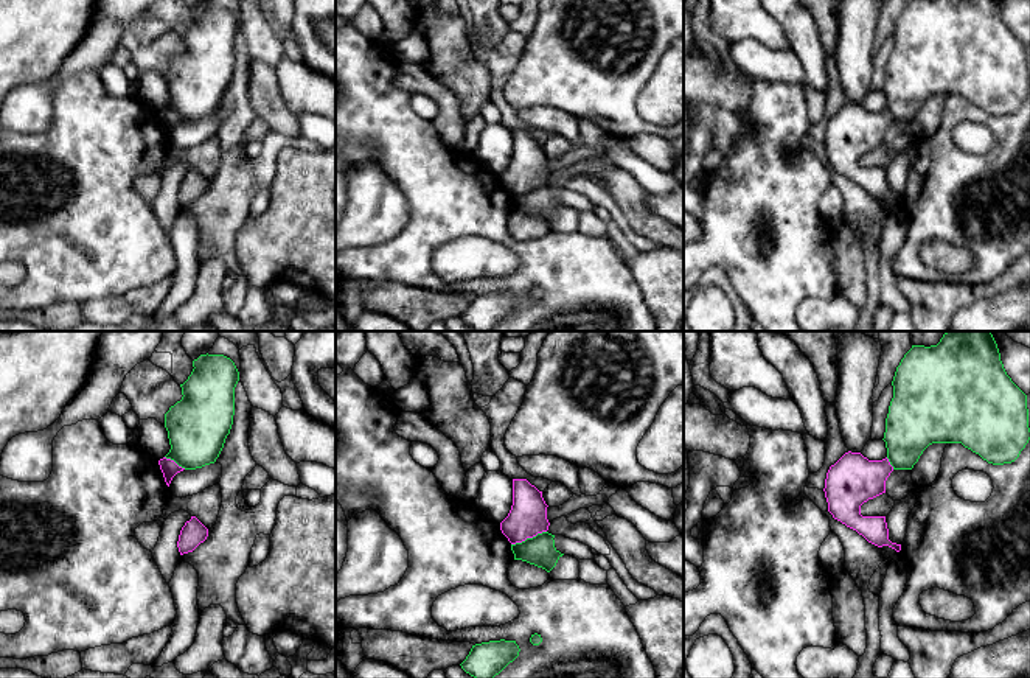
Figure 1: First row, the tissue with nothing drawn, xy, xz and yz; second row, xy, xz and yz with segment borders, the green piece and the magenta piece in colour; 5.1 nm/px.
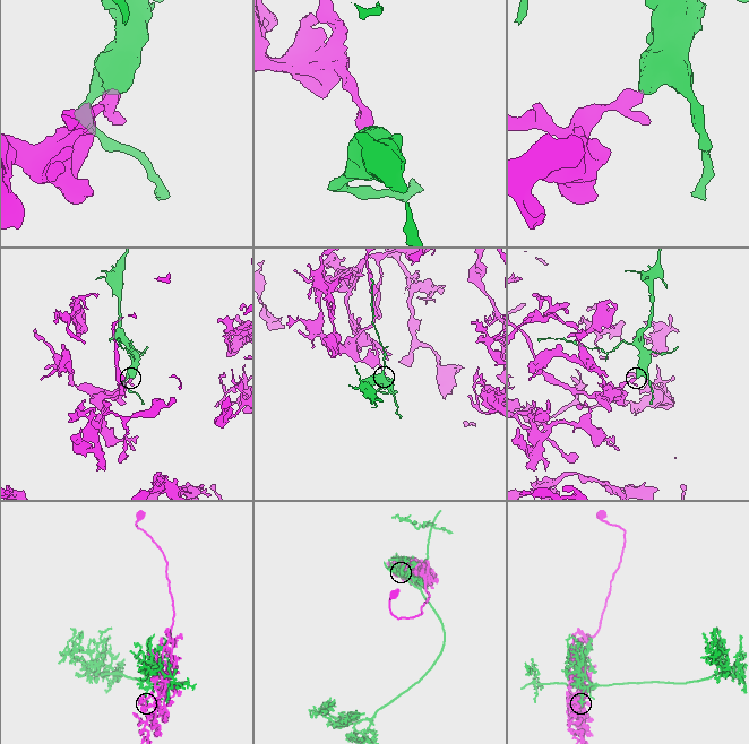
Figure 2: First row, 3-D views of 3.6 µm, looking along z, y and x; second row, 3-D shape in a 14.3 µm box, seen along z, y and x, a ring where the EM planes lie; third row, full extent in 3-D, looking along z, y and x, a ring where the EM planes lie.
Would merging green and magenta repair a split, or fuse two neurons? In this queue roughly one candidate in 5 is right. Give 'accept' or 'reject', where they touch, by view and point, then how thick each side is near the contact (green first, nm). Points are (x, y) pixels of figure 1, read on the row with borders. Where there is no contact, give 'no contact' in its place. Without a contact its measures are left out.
reject | xz (528, 538) | 160/200 nm

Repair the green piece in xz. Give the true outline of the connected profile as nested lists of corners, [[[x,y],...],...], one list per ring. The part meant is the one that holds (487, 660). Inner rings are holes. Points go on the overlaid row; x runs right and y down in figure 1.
[[[489,641],[472,645],[461,669],[474,678],[494,678],[519,656],[516,641]]]

